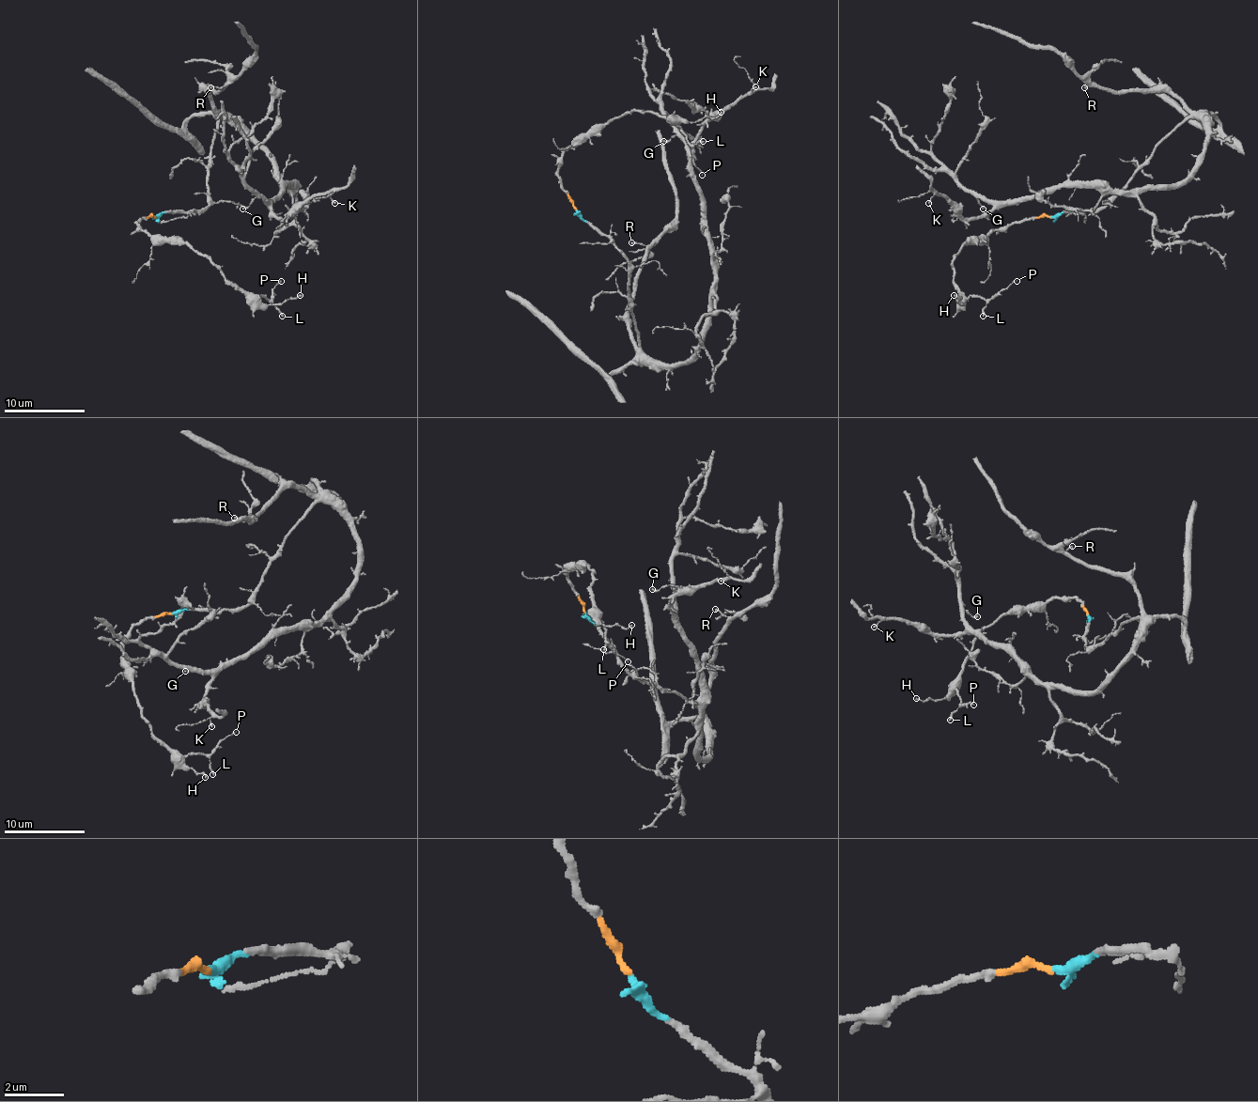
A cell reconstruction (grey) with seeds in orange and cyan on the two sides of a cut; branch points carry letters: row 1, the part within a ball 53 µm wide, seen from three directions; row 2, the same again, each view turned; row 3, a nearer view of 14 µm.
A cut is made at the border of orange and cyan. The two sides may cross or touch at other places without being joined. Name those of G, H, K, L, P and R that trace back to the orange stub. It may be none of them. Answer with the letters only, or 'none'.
H, L, P

